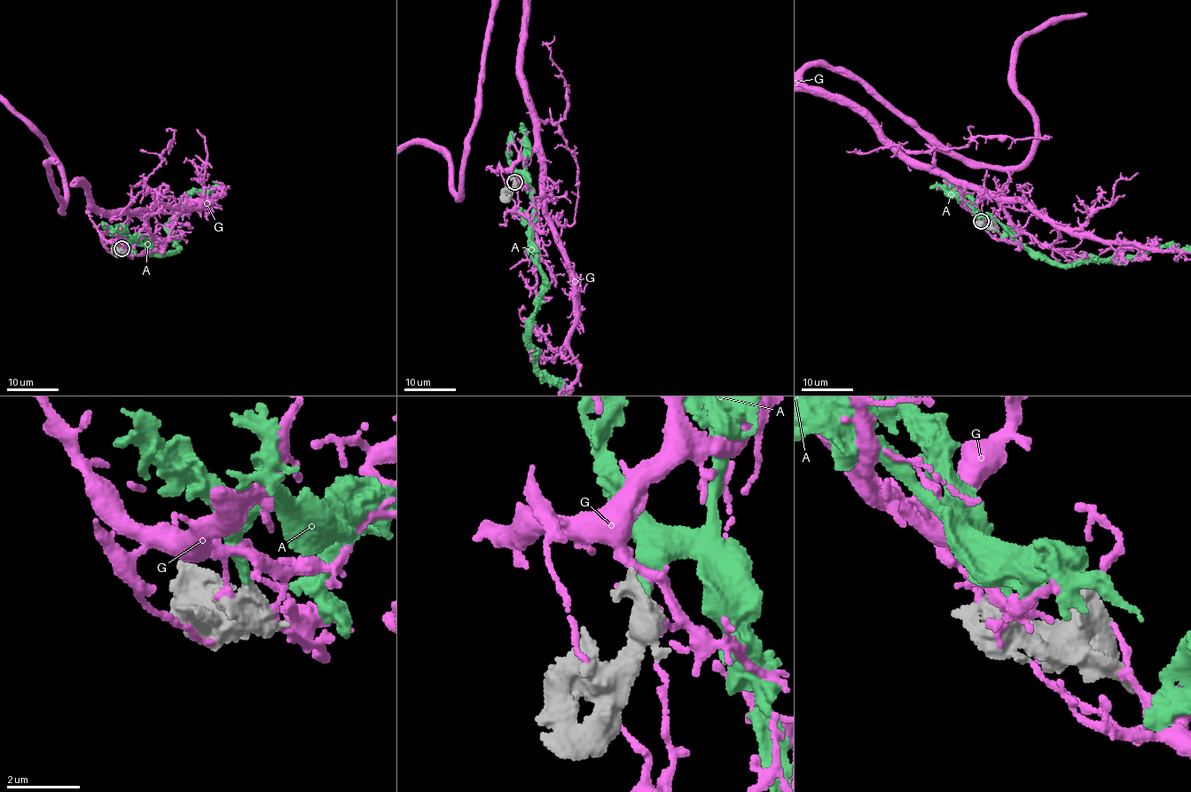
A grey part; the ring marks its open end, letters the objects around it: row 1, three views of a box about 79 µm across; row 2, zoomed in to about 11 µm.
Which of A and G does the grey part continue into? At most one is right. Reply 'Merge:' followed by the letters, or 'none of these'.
Merge: A

